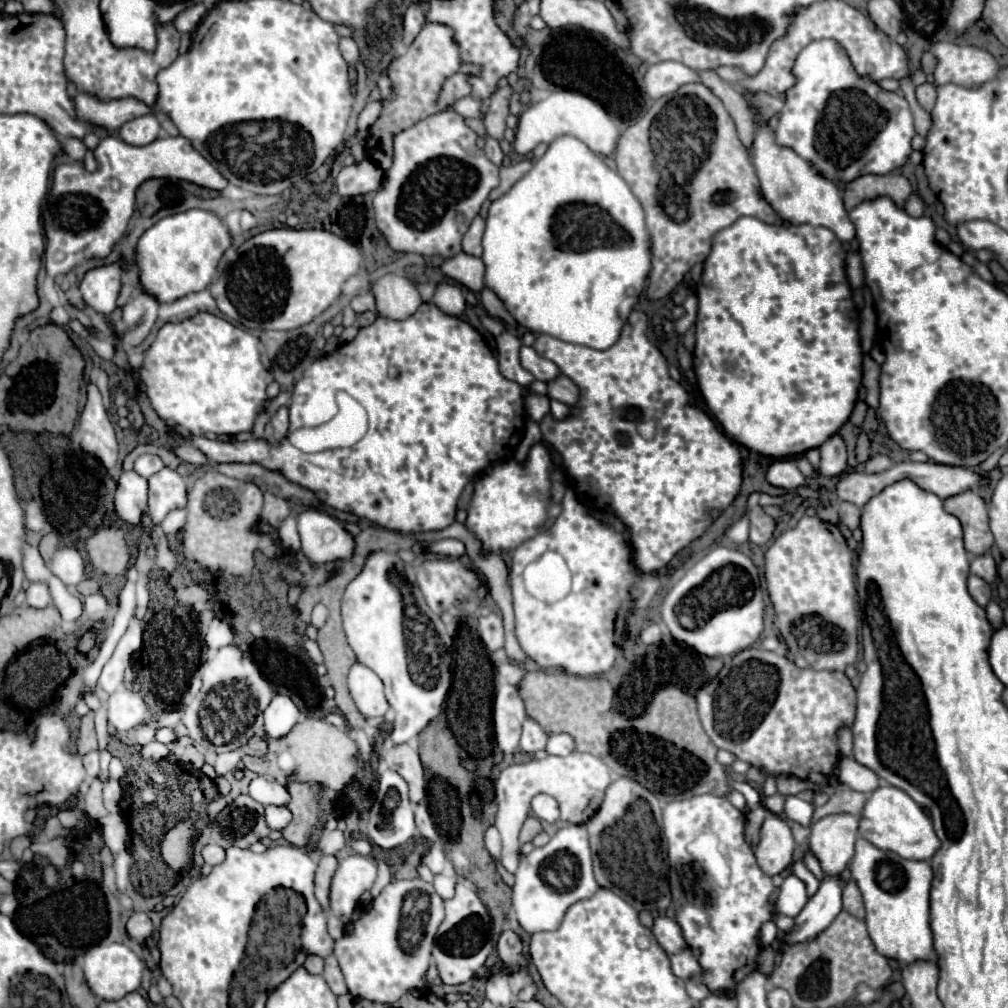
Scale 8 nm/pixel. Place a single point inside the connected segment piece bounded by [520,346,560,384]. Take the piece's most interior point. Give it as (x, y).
(542, 369)

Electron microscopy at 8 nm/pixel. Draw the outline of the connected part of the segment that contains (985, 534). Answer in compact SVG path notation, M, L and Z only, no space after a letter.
M974 490L950 496L944 500L944 508L954 514L964 528L964 544L970 554L984 554L994 546L994 534L990 534L988 508L982 496Z

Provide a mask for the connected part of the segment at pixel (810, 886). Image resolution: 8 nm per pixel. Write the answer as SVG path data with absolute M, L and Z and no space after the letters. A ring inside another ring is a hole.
M796 862L794 864L794 868L792 868L792 872L806 884L806 892L808 892L808 896L814 896L816 894L816 890L818 890L818 878L802 864L802 862Z

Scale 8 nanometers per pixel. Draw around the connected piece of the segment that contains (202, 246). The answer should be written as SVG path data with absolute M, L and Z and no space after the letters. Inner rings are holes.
M188 210L158 220L144 232L138 242L138 266L142 270L142 288L156 296L160 302L184 298L190 292L204 290L222 258L232 246L228 226L208 210Z

